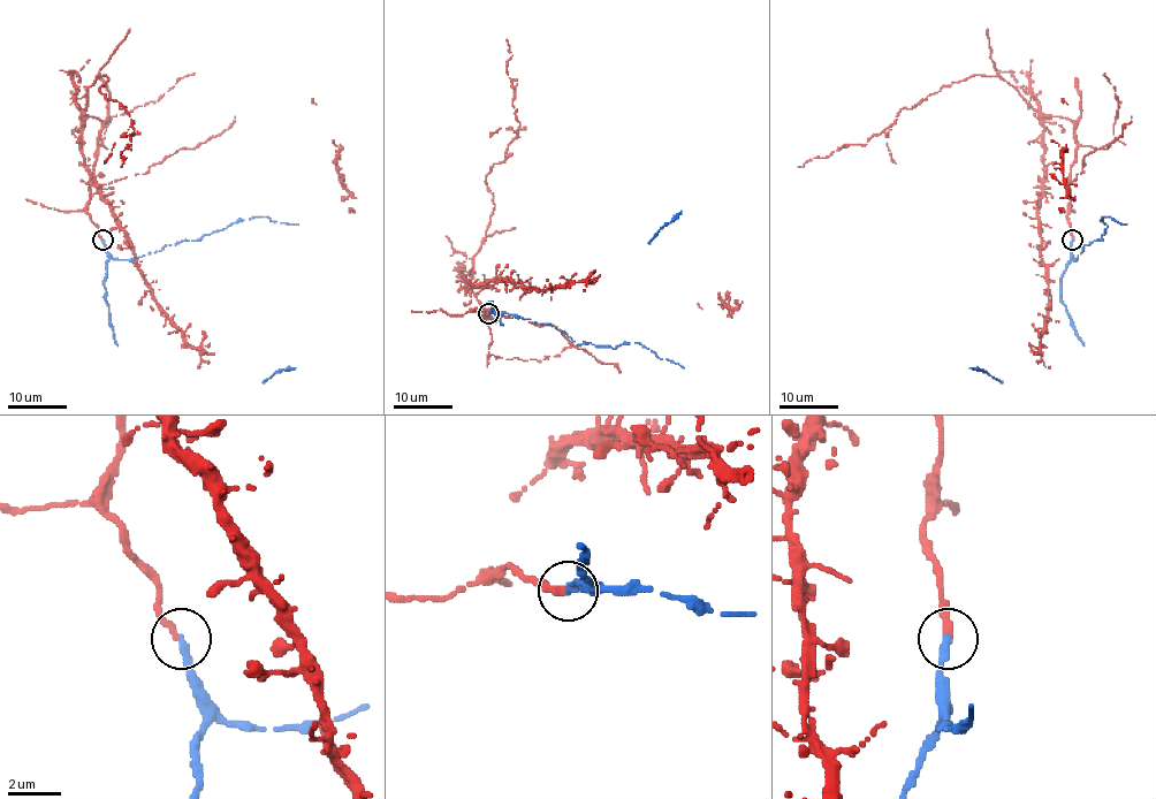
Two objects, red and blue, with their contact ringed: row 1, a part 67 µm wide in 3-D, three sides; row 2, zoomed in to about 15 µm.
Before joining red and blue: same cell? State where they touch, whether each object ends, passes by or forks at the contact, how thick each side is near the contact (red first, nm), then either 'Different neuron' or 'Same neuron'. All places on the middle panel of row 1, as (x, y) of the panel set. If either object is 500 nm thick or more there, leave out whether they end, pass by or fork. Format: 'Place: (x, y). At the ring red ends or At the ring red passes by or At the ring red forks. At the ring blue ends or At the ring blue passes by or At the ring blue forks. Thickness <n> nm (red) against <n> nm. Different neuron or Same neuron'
Place: (488, 313). At the ring red ends. At the ring blue ends. Thickness 320 nm (red) against 320 nm. Same neuron

